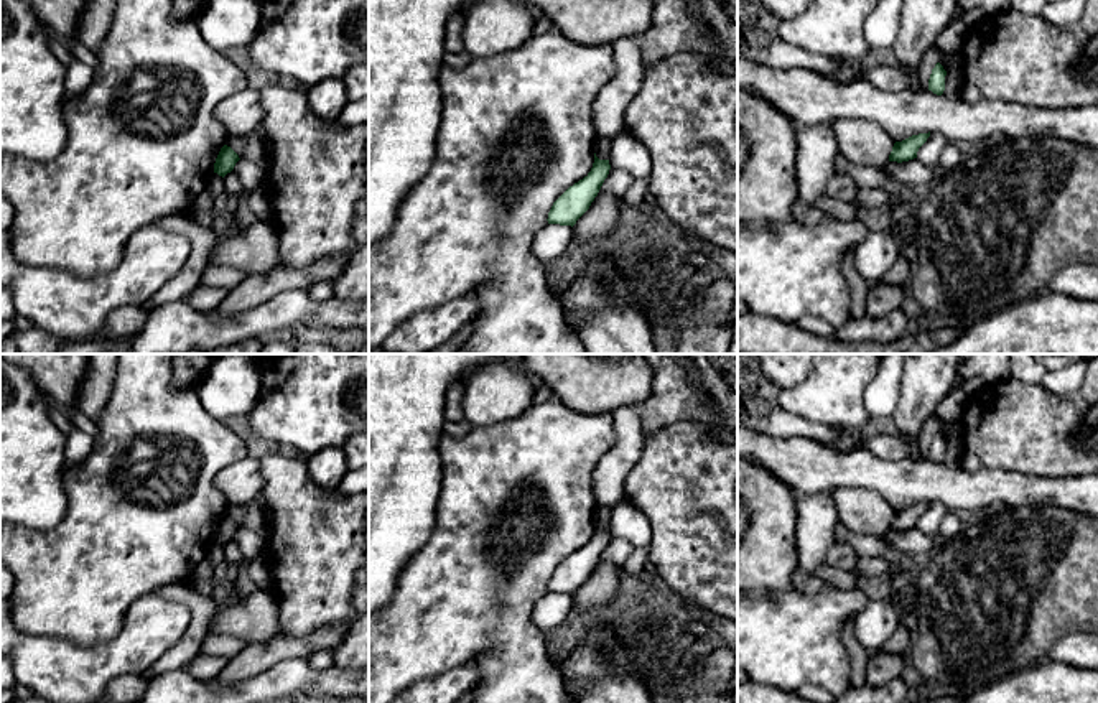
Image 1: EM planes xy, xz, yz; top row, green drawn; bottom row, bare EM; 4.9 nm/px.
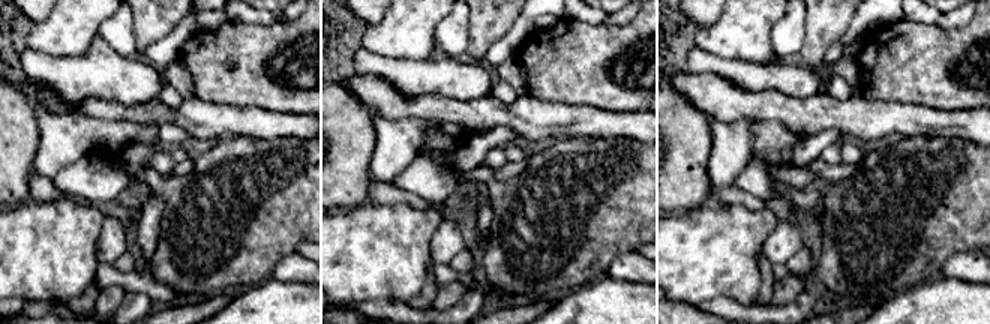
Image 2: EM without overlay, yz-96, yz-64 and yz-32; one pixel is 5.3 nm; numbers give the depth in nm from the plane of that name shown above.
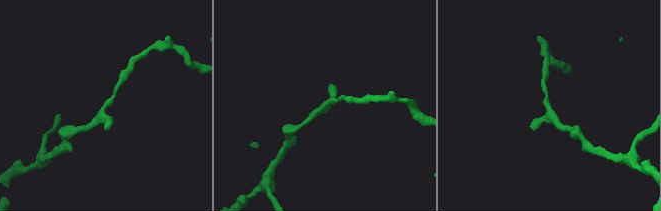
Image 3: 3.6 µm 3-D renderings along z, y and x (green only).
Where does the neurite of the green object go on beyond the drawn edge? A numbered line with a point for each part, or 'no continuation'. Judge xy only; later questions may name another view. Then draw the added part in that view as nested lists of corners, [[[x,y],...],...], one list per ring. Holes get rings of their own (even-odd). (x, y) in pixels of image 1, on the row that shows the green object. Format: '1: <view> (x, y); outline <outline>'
no continuation

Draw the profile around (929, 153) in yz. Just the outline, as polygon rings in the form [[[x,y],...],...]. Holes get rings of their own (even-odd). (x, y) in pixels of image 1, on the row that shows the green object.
[[[930,132],[930,137],[917,151],[917,160],[928,168],[938,168],[940,153],[947,143],[948,140],[942,133]]]

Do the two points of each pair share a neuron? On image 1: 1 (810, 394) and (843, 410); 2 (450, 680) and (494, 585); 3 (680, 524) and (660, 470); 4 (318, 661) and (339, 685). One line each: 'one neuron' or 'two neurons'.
1: one neuron
2: two neurons
3: one neuron
4: two neurons

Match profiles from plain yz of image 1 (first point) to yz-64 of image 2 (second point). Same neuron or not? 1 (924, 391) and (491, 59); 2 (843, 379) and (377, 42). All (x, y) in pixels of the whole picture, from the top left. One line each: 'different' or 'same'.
1: different
2: same

